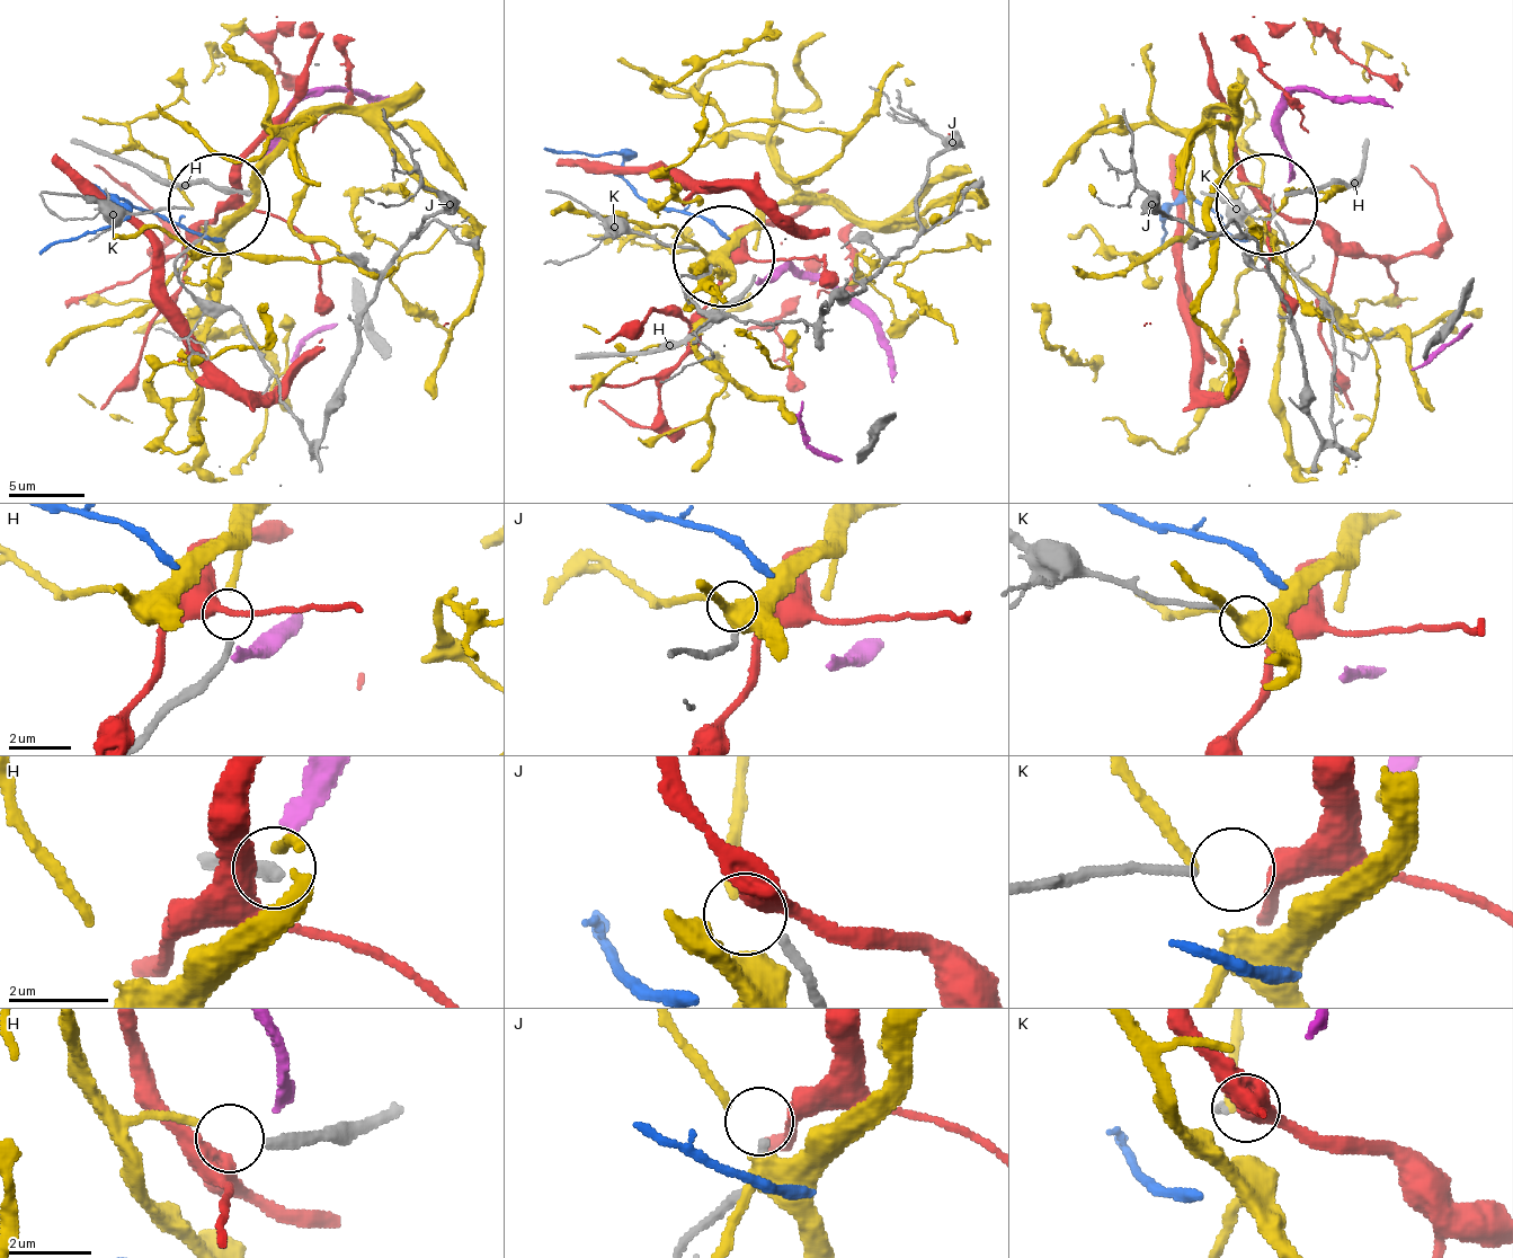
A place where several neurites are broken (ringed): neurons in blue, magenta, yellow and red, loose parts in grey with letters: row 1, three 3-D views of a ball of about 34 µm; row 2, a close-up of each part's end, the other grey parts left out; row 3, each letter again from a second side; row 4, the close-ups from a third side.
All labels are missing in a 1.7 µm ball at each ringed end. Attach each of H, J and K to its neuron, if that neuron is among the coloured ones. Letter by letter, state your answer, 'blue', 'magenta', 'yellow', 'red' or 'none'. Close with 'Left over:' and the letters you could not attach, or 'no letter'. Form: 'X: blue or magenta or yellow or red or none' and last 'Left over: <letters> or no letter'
H: yellow
J: none
K: red
Left over: J

